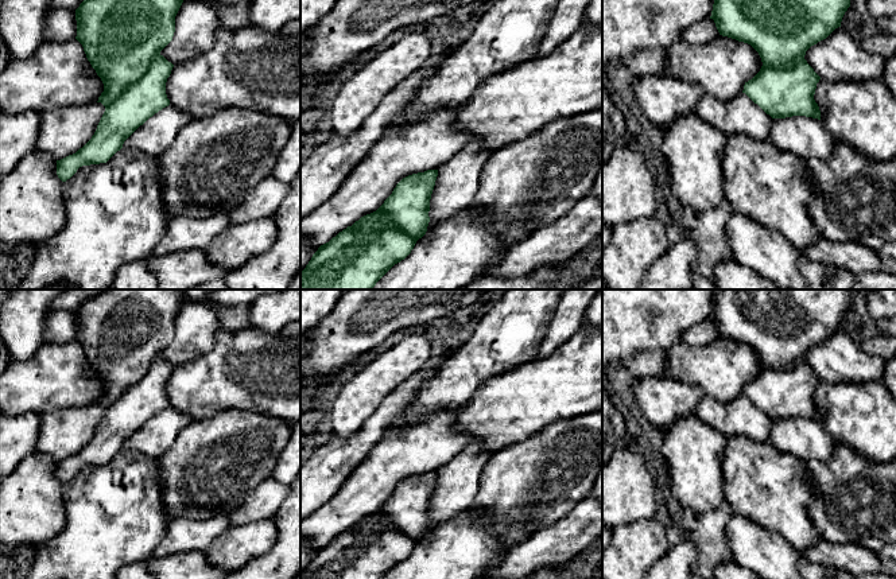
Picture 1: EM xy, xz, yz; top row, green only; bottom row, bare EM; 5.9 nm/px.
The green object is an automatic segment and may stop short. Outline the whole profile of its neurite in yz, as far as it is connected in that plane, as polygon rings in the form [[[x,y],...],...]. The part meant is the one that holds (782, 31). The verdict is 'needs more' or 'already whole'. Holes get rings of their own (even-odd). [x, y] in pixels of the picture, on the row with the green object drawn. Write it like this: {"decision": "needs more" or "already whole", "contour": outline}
{"decision": "already whole", "contour": [[[714,0],[710,19],[722,36],[750,44],[760,55],[760,71],[744,85],[745,93],[772,118],[806,116],[821,120],[814,100],[821,77],[804,59],[806,51],[841,27],[850,0]]]}

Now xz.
{"decision": "already whole", "contour": [[[427,170],[403,178],[376,211],[361,217],[321,245],[300,272],[300,290],[372,290],[426,234],[437,176],[438,170]]]}

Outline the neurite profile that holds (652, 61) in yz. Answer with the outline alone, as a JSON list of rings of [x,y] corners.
[[[653,47],[635,53],[622,61],[622,66],[636,77],[668,75],[666,47]]]

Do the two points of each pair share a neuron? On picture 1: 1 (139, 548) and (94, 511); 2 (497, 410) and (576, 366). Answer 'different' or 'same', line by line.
1: same
2: same

